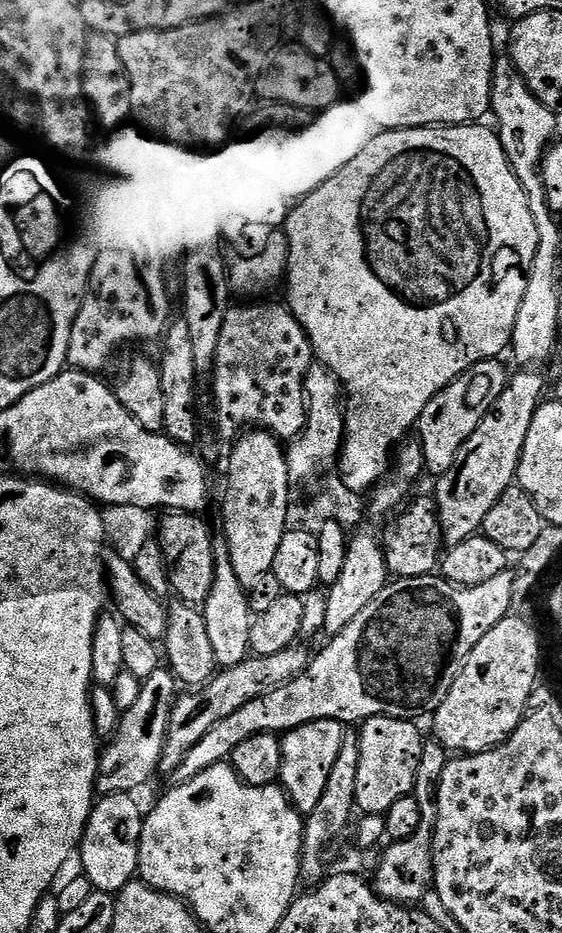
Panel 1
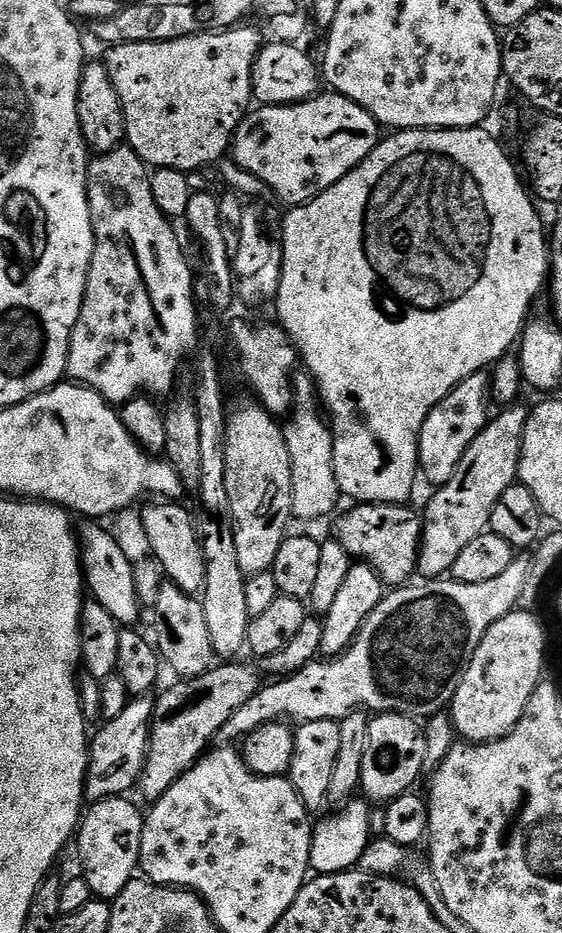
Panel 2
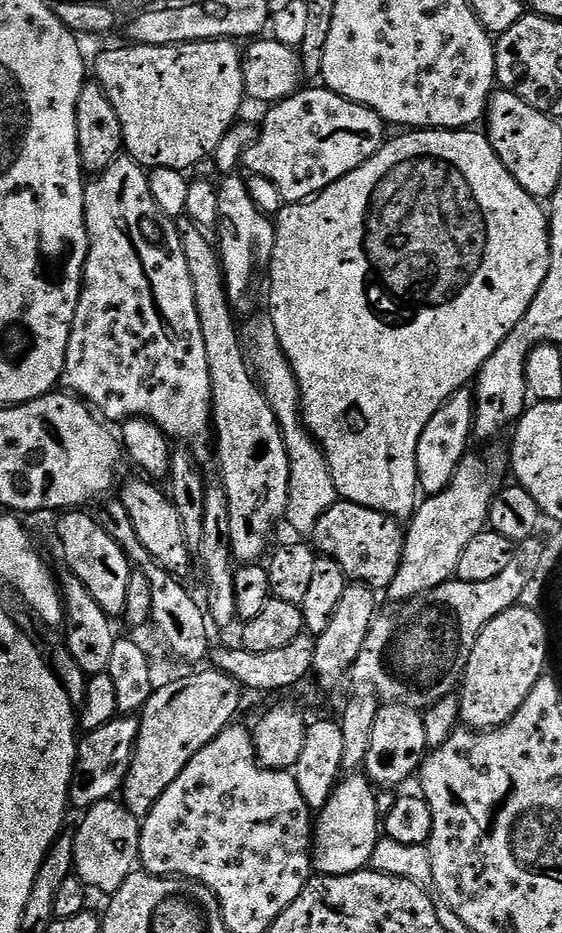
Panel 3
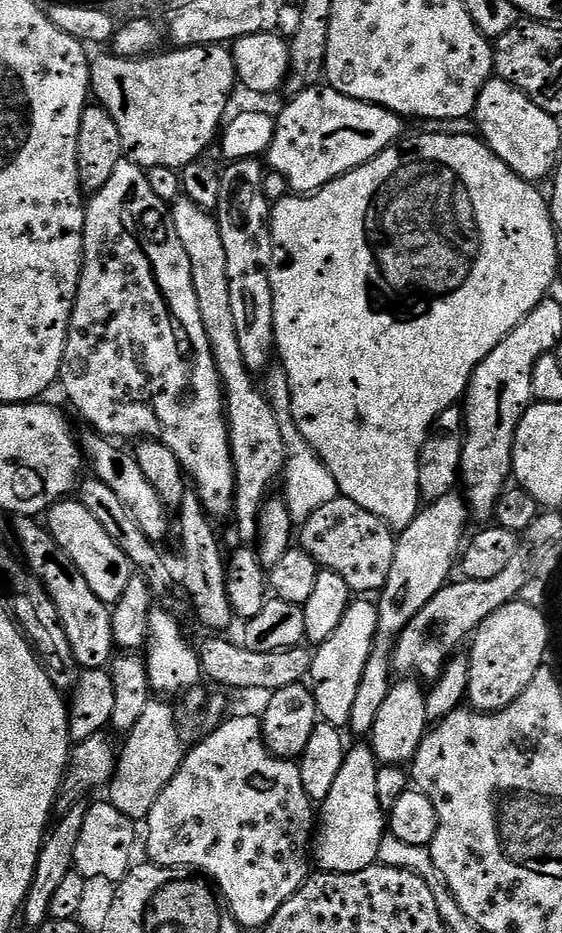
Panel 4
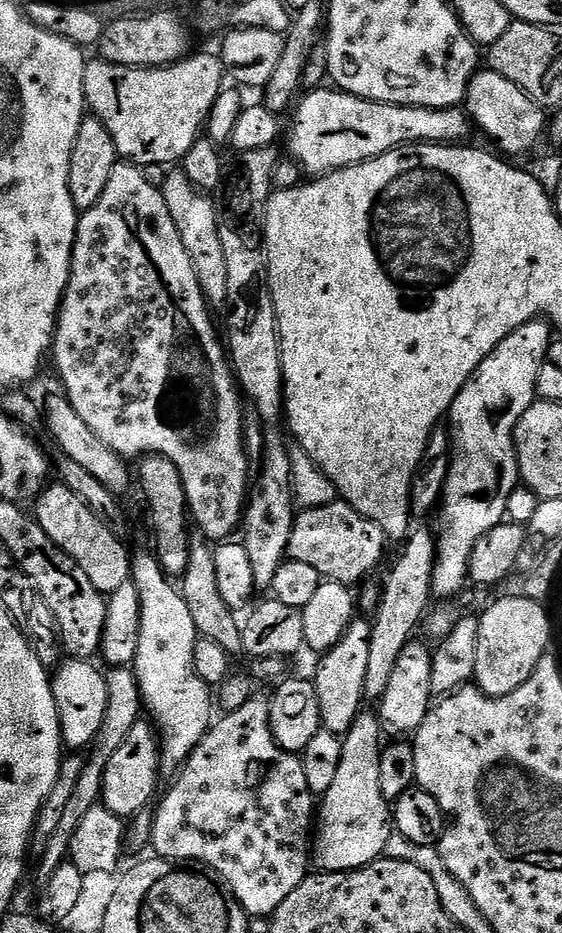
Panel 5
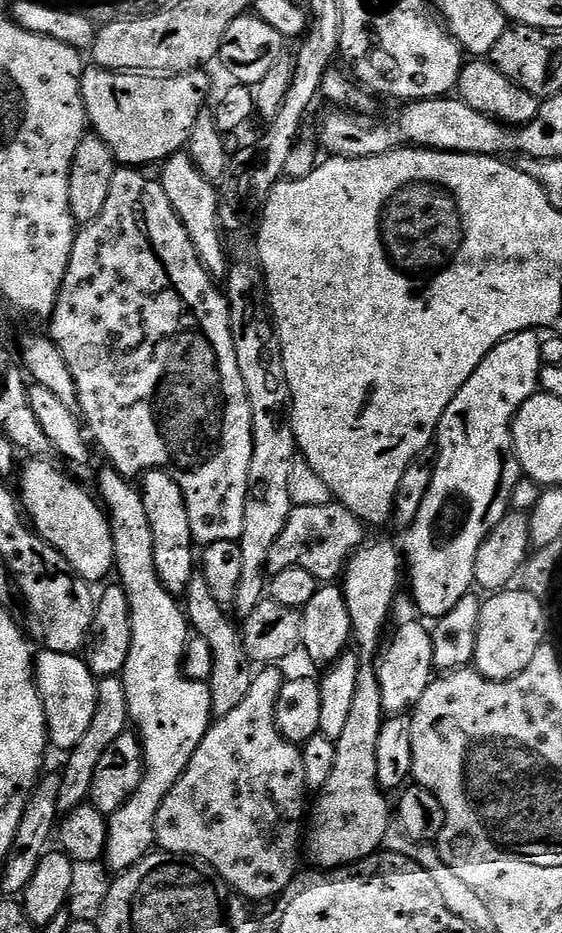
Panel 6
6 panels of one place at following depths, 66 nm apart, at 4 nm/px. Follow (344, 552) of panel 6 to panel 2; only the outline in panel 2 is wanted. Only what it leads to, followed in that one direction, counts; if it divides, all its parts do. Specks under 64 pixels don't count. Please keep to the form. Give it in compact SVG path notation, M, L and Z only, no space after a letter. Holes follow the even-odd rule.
M357 503L349 512L342 512L335 517L334 538L353 561L370 565L388 586L409 583L417 575L420 535L424 529L419 511L415 512L408 504Z

